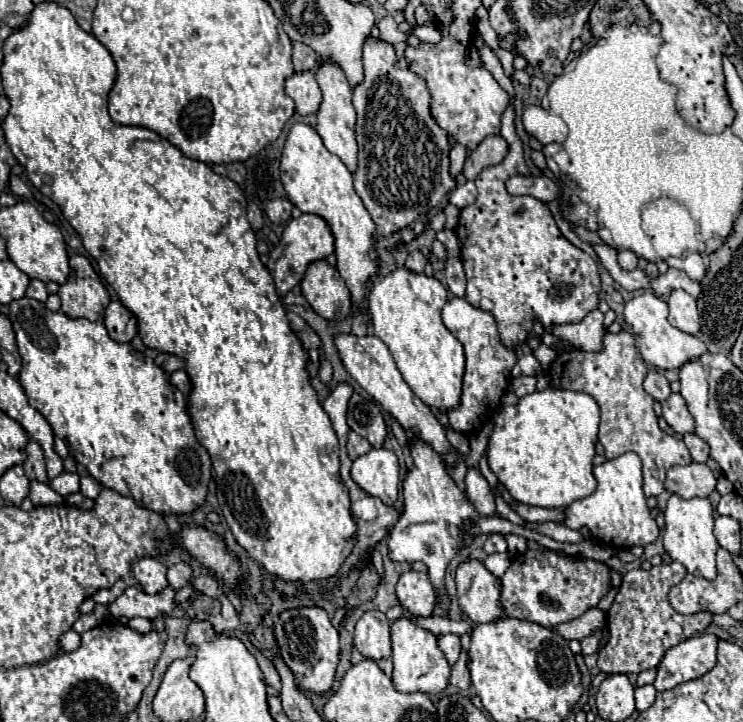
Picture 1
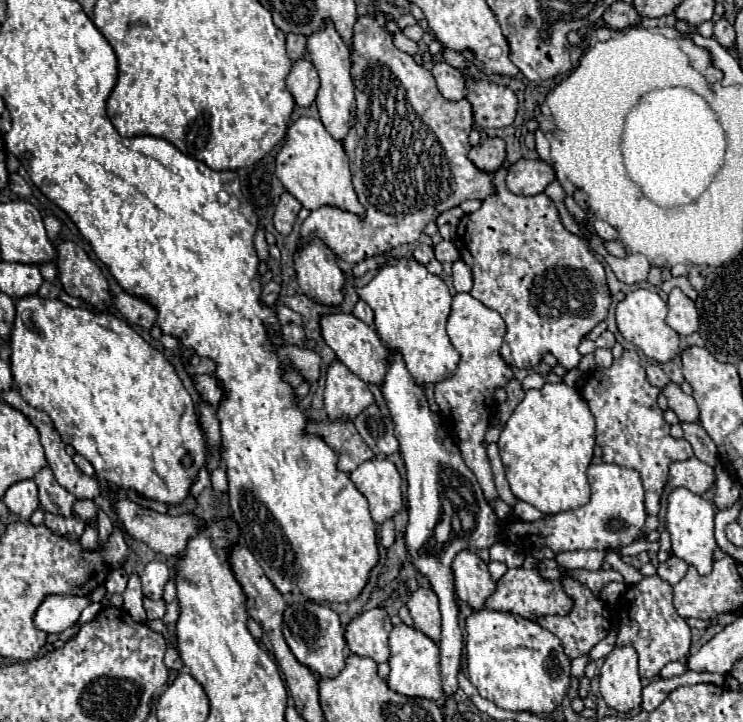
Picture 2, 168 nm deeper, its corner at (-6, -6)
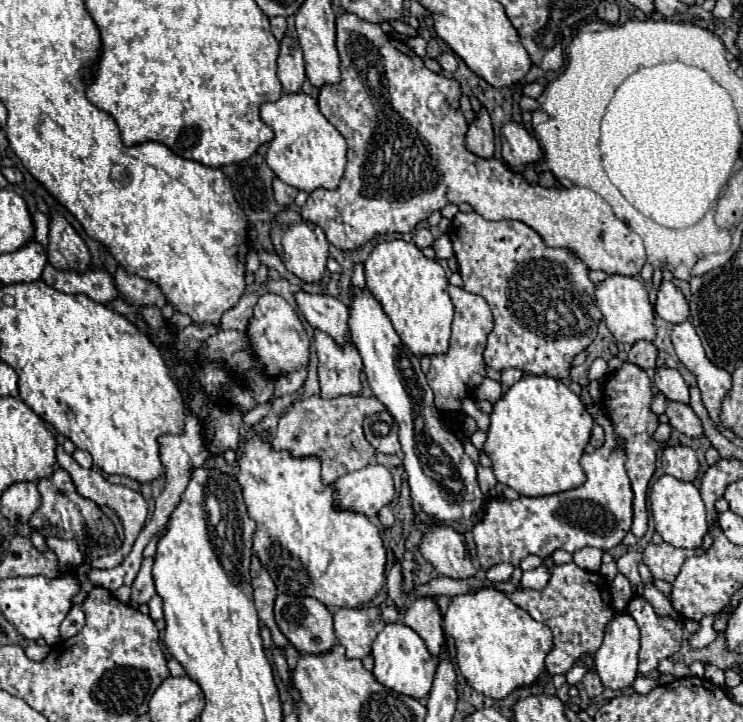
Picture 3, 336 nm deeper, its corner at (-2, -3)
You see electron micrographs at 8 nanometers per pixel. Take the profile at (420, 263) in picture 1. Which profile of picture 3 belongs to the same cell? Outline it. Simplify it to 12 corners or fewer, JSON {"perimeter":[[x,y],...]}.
{"perimeter":[[418,229],[412,243],[418,249],[432,247],[434,237],[428,229]]}

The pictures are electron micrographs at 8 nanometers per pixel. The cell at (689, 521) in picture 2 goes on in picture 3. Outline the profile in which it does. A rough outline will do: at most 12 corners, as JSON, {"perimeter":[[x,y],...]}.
{"perimeter":[[670,475],[650,491],[666,543],[702,547],[708,531],[700,491]]}

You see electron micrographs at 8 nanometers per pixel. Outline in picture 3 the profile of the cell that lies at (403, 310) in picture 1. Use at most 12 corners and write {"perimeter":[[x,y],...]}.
{"perimeter":[[414,243],[374,247],[368,291],[418,359],[446,355],[454,305]]}

